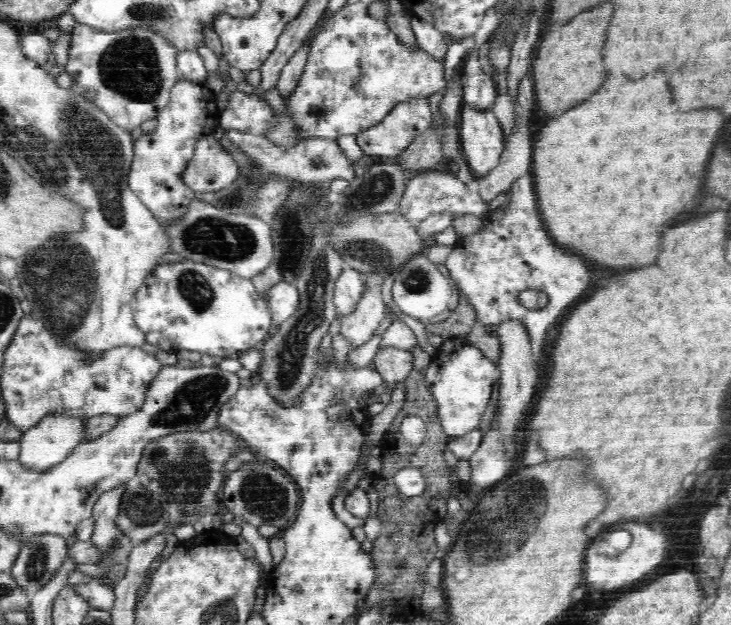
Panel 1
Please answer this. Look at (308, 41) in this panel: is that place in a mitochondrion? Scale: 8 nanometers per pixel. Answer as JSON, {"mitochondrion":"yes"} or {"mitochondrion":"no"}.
{"mitochondrion":"no"}

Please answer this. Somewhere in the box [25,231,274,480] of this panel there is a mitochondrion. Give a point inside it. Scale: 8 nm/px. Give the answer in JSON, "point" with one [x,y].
{"point":[192,403]}

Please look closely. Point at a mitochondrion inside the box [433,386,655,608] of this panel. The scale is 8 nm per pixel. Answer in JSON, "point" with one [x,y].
{"point":[494,535]}

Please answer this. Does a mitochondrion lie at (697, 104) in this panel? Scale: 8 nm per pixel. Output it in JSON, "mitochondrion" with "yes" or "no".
{"mitochondrion":"no"}

